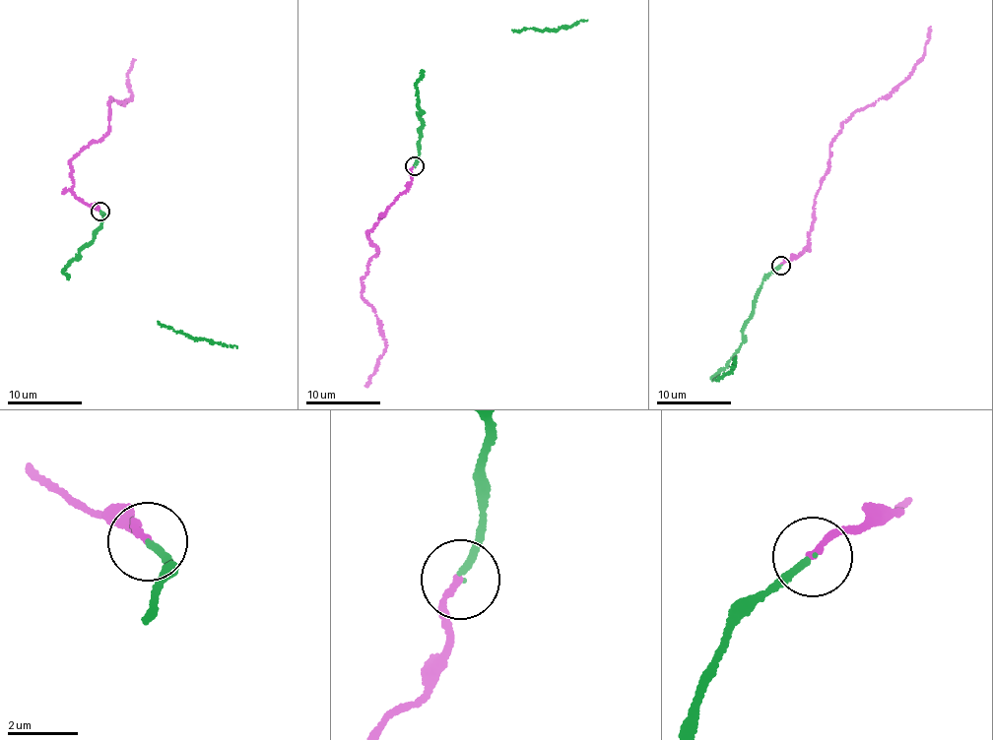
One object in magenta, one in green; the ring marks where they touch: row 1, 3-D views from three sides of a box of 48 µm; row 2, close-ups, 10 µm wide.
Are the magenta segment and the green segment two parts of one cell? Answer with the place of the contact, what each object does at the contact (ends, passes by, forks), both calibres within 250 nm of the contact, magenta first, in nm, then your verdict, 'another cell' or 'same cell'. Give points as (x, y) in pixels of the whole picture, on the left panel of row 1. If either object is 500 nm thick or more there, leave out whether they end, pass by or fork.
(99, 212) | magenta ends | green ends | 190/170 nm | another cell

